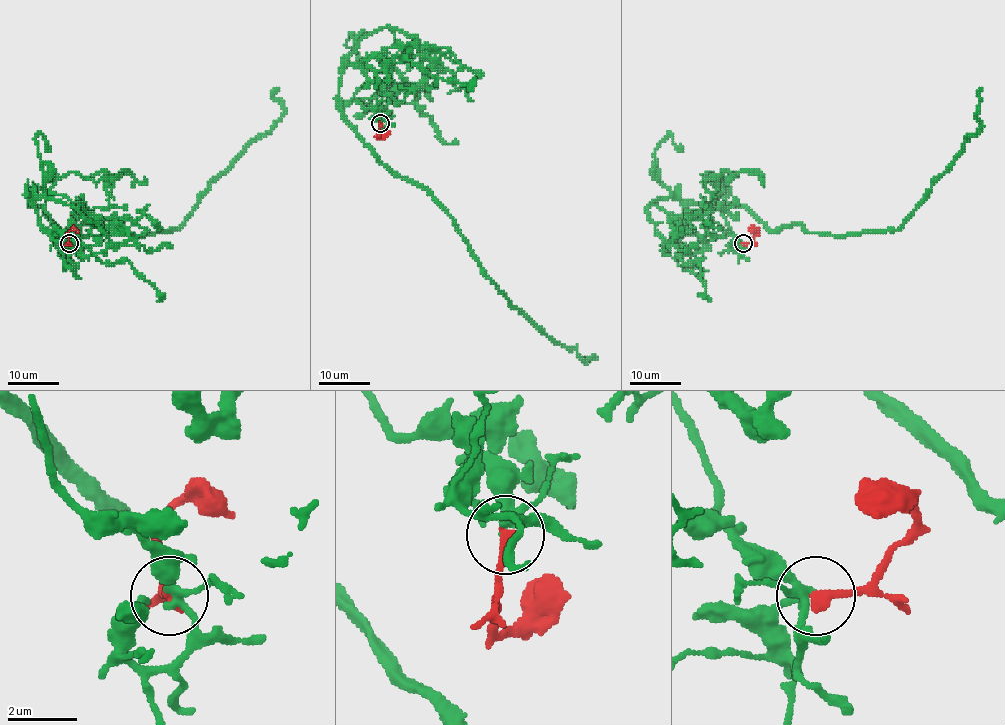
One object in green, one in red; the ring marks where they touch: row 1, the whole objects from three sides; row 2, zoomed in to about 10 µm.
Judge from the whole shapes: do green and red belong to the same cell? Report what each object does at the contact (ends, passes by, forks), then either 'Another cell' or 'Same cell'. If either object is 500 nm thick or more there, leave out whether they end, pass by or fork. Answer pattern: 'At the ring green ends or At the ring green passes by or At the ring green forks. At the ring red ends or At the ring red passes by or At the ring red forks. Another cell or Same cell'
At the ring green forks. At the ring red ends. Same cell

